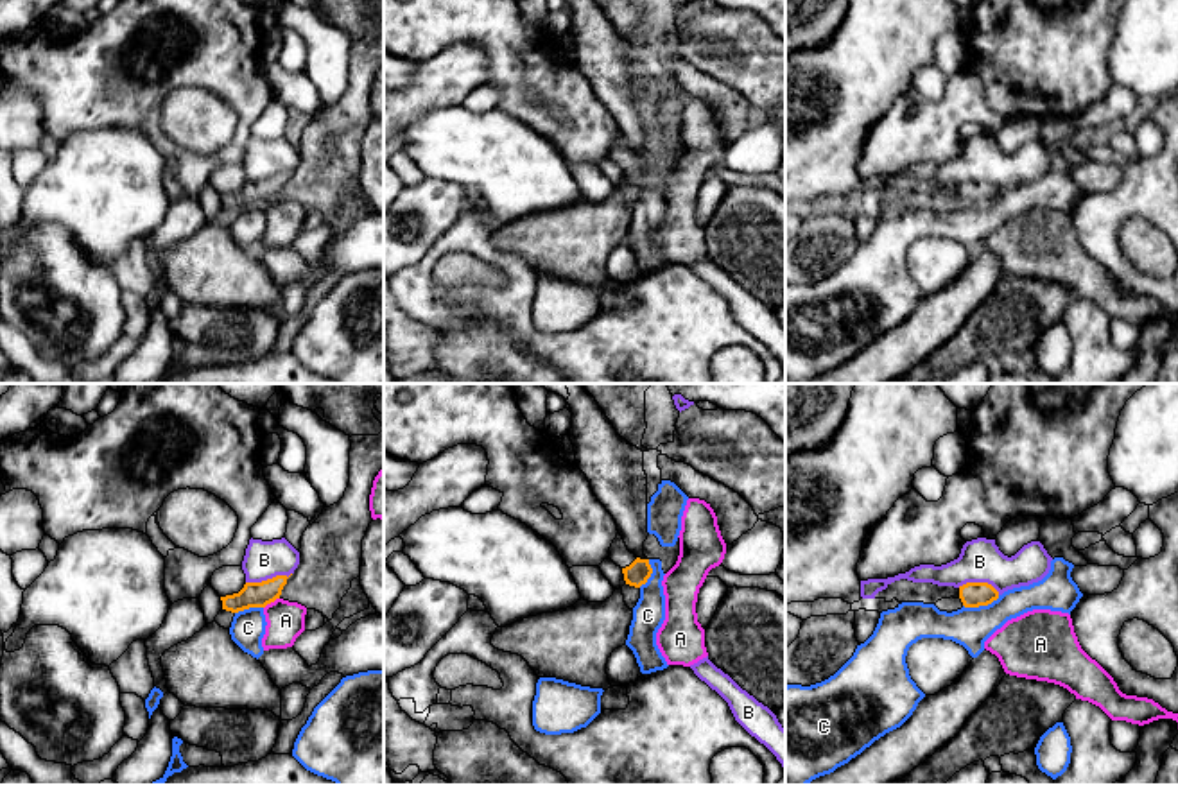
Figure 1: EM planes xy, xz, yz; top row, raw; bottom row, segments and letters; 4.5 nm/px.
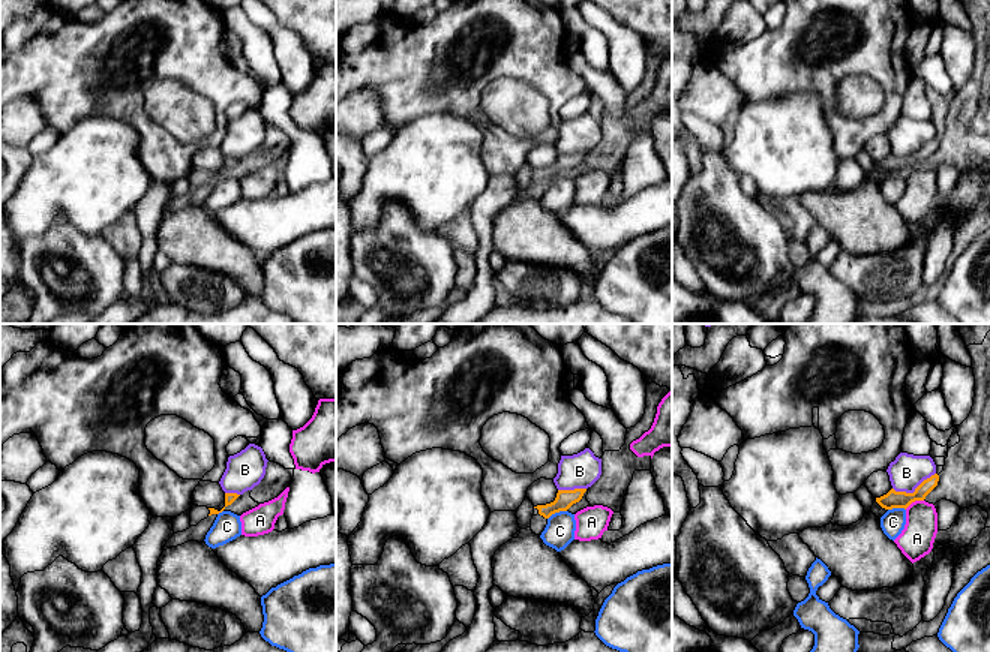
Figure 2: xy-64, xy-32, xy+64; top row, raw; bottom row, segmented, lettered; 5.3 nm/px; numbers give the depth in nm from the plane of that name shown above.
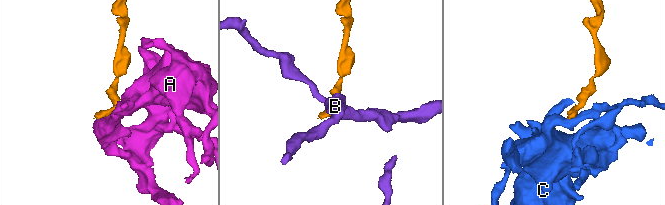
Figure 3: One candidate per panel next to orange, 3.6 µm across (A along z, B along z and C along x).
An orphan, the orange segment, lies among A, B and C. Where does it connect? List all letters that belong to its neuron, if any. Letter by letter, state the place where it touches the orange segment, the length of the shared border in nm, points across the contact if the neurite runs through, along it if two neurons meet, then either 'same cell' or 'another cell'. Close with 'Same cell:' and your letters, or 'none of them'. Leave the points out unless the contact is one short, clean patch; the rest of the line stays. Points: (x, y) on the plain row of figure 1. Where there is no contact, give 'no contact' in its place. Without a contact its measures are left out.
A: meets orange in xy at (271, 199); contact 90 nm long; border along xy (278, 196), (264, 207); another cell
B: meets orange in xy at (268, 178); contact 220 nm long; border along xy (291, 171), (246, 181); another cell
C: meets orange in yz at (981, 203); contact 180 nm long; border along yz (999, 194), (987, 203), (963, 205); another cell
Same cell: none of them

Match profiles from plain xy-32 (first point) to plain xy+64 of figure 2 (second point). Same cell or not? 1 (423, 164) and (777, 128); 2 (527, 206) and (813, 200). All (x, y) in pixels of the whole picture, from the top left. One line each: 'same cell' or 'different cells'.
1: same cell
2: same cell

